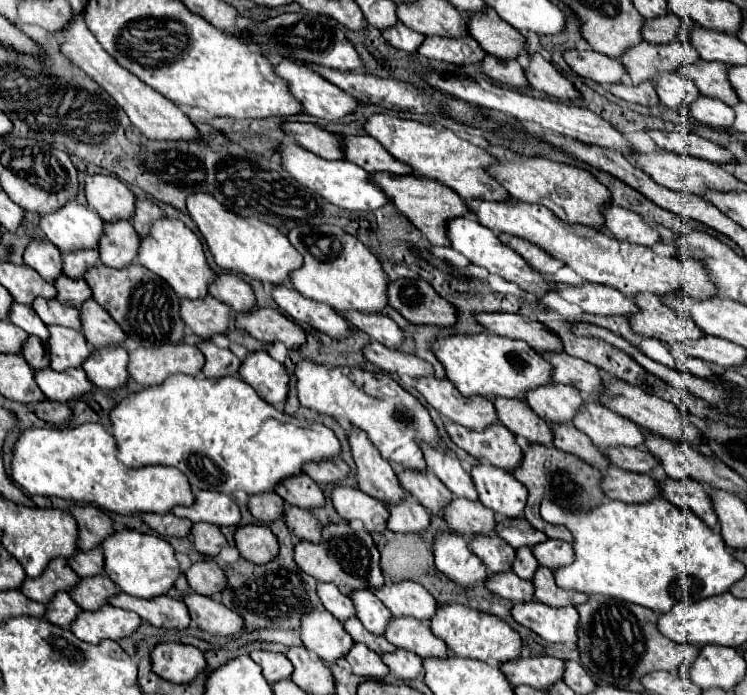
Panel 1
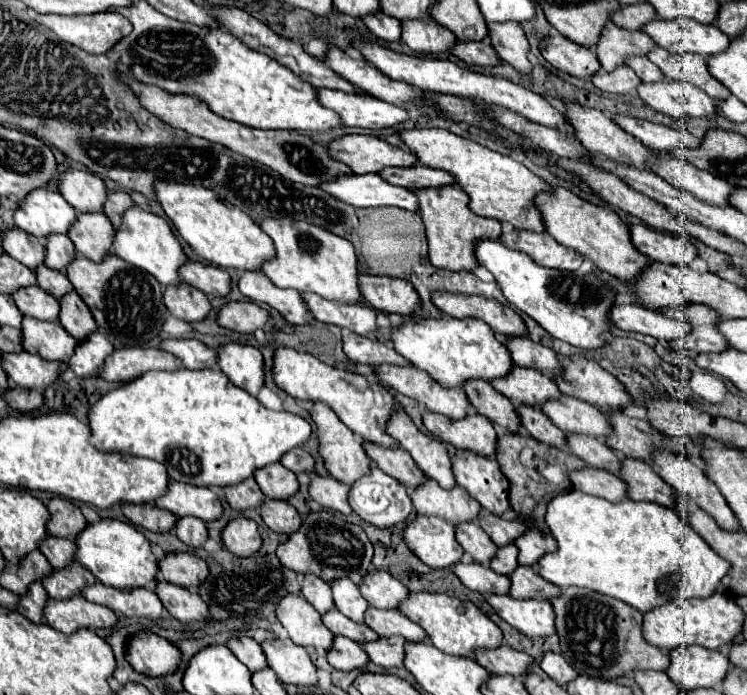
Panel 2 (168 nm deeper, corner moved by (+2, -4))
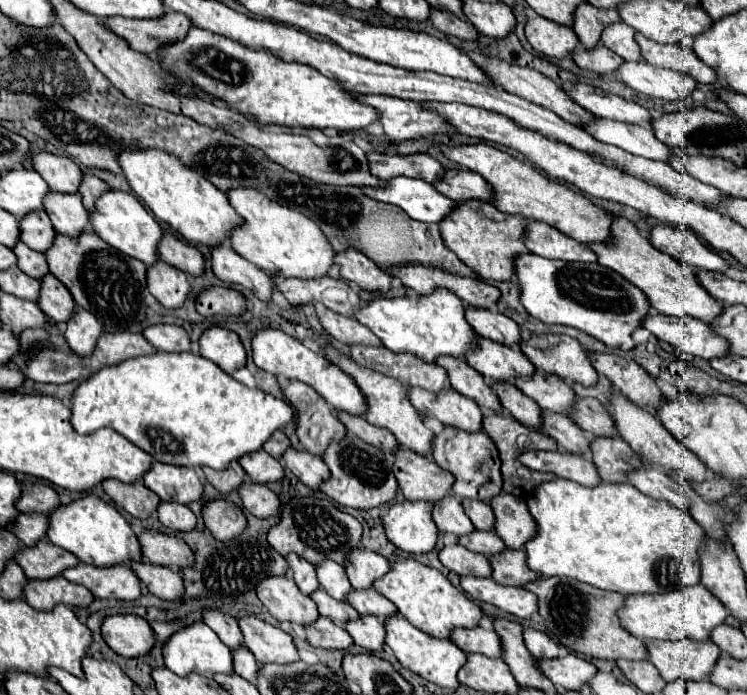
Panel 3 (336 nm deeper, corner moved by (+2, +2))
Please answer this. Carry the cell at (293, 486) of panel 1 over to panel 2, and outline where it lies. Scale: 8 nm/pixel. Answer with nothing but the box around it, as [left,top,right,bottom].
[253,463,299,499]

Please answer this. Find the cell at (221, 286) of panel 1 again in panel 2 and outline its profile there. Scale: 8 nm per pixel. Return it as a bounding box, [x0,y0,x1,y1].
[179,261,231,297]

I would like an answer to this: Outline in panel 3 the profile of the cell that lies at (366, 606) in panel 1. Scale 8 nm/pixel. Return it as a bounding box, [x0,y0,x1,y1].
[317,561,353,601]

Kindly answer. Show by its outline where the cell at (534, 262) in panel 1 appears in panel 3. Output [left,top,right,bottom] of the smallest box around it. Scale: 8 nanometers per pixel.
[523,223,595,261]

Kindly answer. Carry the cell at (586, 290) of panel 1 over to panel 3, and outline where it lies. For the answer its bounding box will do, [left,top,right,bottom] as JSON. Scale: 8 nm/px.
[641,313,729,359]

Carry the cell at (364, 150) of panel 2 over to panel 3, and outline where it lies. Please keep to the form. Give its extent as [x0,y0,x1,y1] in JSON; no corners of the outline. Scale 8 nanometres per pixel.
[367,151,443,183]

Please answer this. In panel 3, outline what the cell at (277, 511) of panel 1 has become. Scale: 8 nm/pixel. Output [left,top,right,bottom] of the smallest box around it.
[203,461,247,495]

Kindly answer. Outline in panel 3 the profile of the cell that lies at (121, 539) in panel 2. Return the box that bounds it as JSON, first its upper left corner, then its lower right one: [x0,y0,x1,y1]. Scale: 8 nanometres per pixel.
[49,495,141,567]

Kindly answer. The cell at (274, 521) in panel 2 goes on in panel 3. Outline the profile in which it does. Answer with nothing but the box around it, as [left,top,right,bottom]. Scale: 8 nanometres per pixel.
[239,481,281,519]

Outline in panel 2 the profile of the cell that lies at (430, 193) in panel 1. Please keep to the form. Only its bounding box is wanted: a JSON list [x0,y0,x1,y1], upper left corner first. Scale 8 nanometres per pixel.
[413,185,501,271]

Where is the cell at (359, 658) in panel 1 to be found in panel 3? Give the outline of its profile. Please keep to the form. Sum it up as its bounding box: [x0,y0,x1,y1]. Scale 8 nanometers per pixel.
[307,617,353,651]

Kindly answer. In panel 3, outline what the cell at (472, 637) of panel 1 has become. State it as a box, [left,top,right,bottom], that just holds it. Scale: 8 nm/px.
[373,559,483,639]

